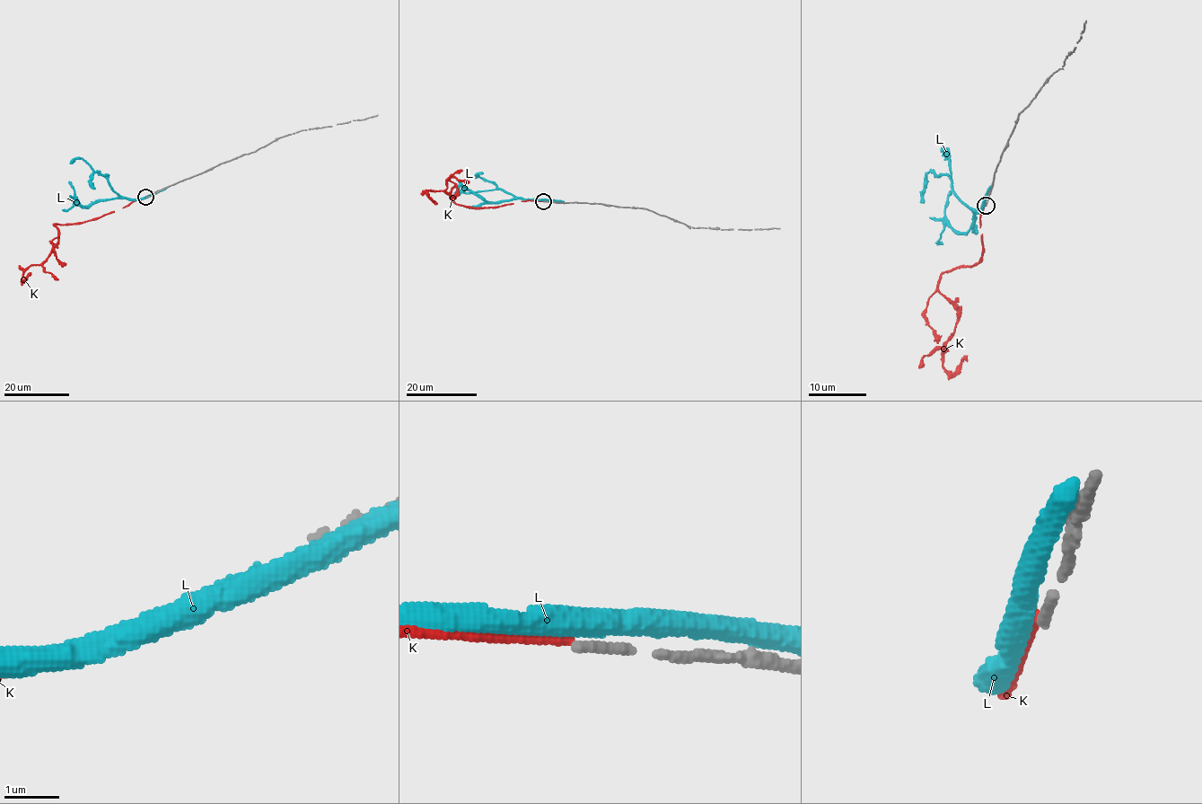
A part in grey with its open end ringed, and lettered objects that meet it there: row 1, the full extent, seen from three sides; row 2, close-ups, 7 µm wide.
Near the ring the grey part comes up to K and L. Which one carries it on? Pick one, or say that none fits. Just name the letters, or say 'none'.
none

